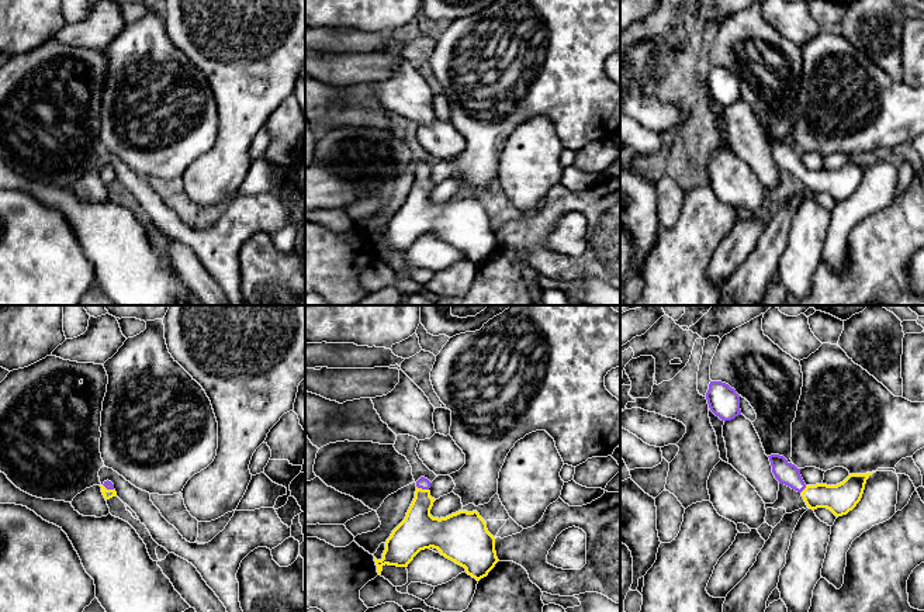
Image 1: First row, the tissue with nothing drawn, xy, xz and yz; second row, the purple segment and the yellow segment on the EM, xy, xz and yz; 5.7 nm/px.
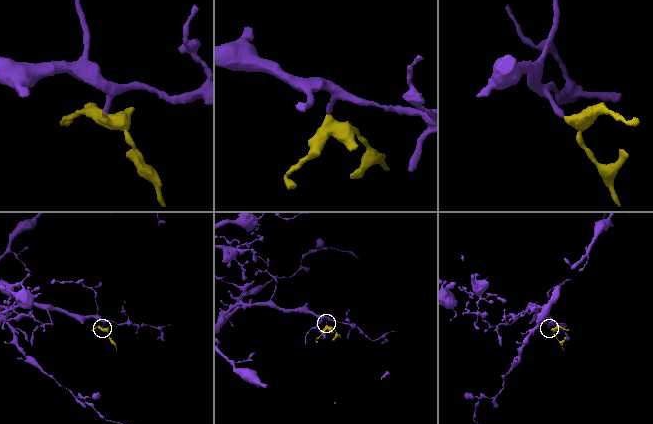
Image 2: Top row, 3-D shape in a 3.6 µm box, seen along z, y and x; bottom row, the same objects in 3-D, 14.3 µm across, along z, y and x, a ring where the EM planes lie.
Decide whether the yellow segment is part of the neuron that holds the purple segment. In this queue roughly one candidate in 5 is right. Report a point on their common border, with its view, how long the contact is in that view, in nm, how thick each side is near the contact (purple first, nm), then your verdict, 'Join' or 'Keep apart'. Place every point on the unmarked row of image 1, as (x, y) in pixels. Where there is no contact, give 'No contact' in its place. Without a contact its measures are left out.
Touches purple at xz (422, 173). Shared border 80 nm. Thickness 70 nm (purple) against 220 nm. Join

